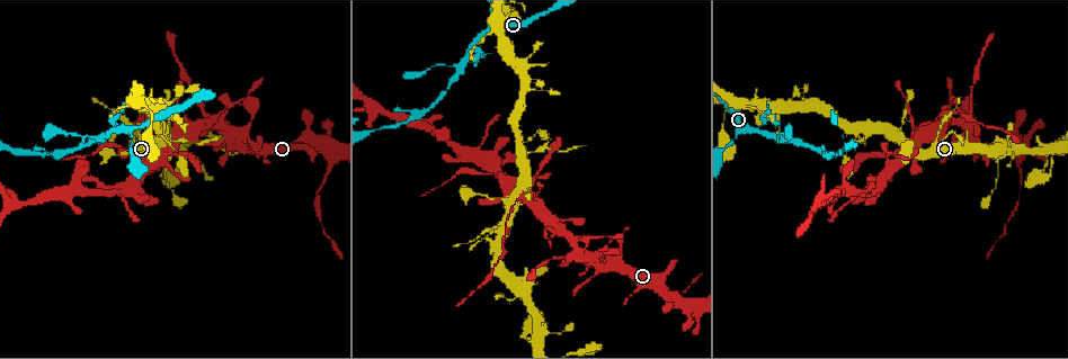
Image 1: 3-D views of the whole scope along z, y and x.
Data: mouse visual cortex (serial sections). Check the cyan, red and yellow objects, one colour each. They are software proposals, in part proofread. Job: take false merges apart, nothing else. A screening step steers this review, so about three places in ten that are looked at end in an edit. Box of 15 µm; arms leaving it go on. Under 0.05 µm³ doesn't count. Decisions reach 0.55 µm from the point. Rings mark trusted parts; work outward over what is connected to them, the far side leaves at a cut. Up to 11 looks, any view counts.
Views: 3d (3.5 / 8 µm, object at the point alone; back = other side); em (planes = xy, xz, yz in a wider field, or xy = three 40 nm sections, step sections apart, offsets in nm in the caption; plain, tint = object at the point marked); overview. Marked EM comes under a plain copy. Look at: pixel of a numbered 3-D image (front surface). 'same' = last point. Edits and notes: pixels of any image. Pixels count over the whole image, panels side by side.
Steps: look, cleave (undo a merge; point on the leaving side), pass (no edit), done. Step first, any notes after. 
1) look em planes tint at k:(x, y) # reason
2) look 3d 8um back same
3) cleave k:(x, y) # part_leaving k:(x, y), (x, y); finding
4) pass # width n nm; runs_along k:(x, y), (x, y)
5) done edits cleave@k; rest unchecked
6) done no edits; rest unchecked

look 3d 3.5um at 1:(972, 123) # thin neck

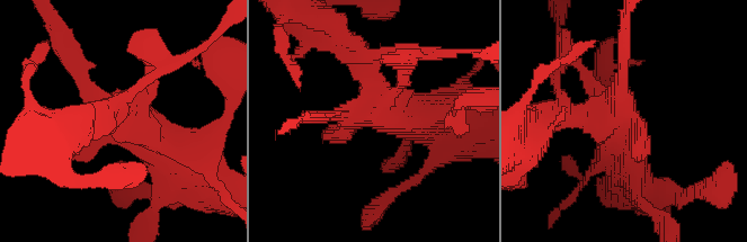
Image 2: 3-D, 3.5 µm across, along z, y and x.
look em xy step 5 tint at 2:(615, 111)

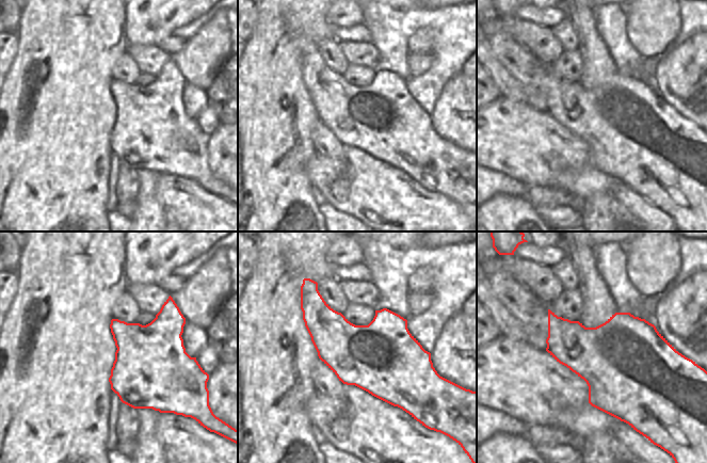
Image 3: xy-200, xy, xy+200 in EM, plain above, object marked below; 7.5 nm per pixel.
pass # runs_along 2:(437, 116), (389, 108), (340, 38); all the same cell

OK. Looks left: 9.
look 3d 3.5um at 1:(754, 133) # a fork

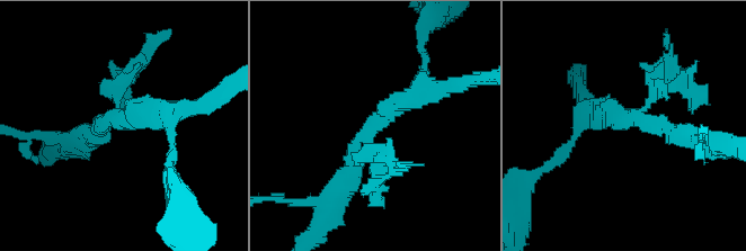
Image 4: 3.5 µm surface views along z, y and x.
look em xy step 3 tint at 4:(116, 117) # shape alone is not enough

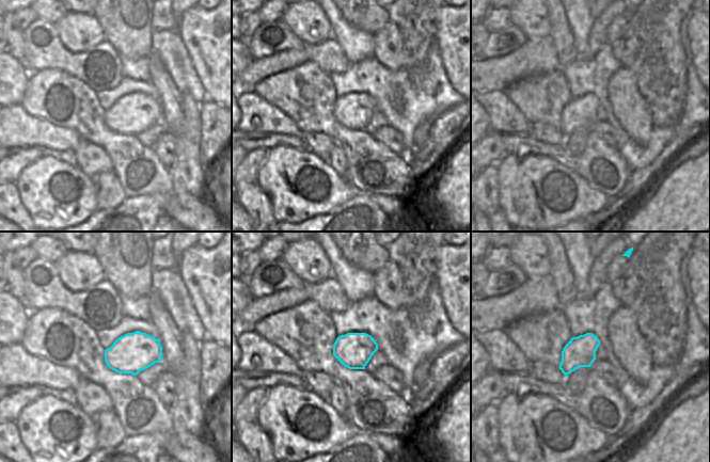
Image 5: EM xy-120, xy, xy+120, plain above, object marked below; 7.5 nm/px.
cleave 4:(381, 149) # part_leaving 4:(370, 144), (373, 196), (383, 208); a second cell is stuck on

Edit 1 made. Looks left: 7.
look 3d 3.5um at 1:(517, 147) # thick turns thin

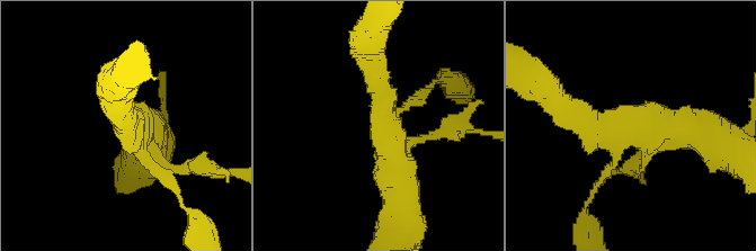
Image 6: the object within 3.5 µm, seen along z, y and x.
look em xy step 5 tint at 6:(626, 127)

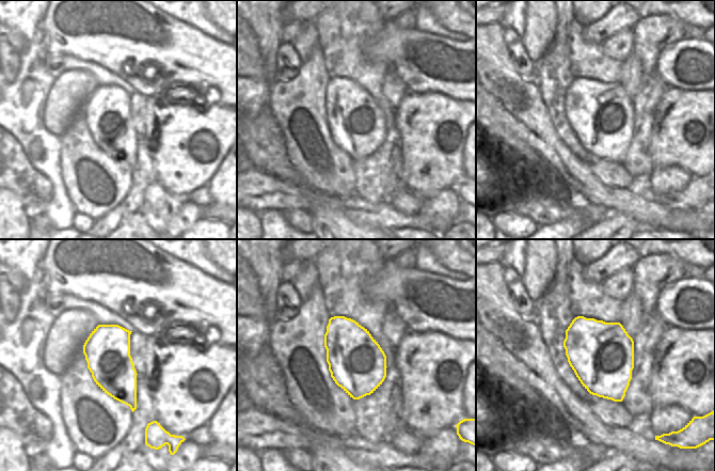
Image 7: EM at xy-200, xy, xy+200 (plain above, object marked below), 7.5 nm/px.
pass # arms 4; runs_along 6:(400, 193), (370, 54); continuous, no second cell

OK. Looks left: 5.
look 3d 3.5um at 1:(516, 200) # thick turns thin

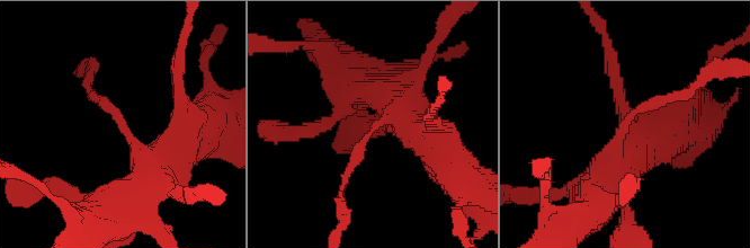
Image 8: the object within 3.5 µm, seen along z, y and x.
look em xy step 3 tint at 8:(123, 127) # arm_widths 150, 500 nm; need the tissue

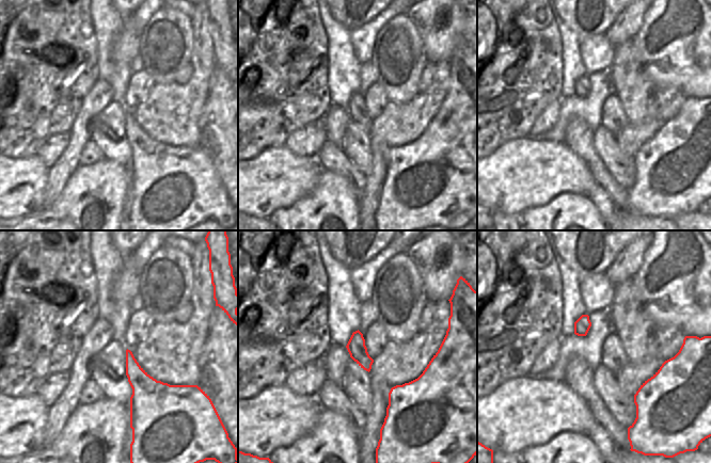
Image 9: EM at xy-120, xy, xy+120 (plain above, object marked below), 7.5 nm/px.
cleave 8:(348, 170) # part_leaving 8:(364, 138), (339, 198), (339, 227); a second cell is stuck on

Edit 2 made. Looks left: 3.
look overview

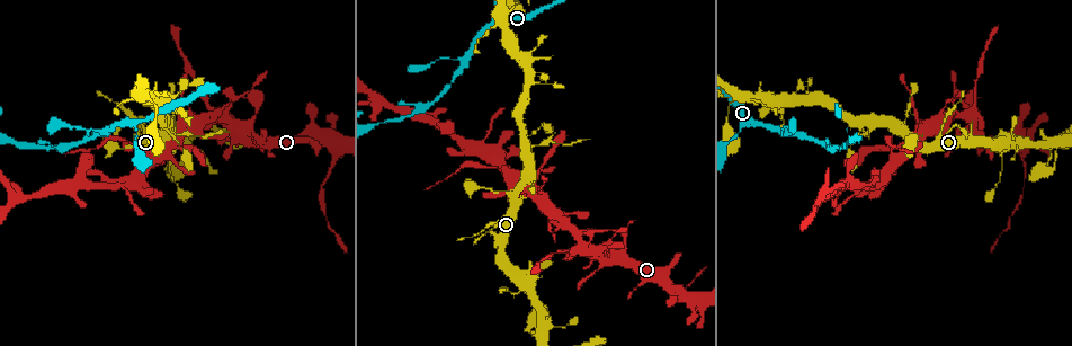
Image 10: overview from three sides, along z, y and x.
look 3d 8um at 10:(891, 148) # narrows sharply

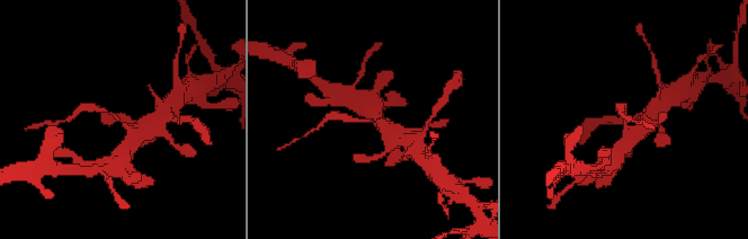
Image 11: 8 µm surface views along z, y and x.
look em xy step 2 tint at 11:(119, 118) # arm_widths 200, 450 nm

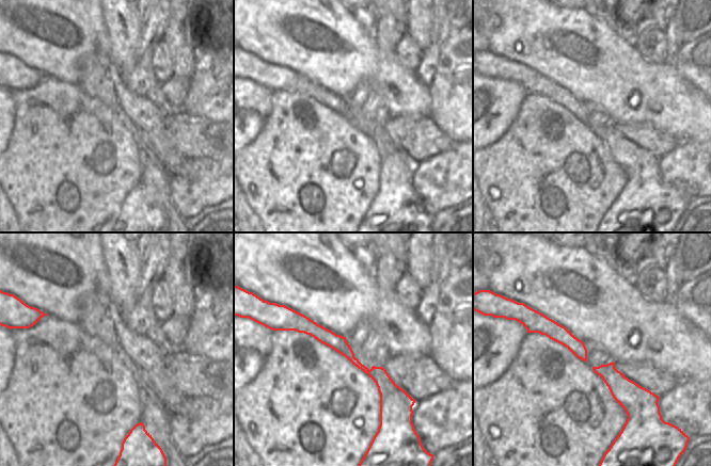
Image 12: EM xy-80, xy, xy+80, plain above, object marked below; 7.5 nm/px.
pass # width 120 nm; runs_along 12:(295, 314), (406, 399); all the same cell

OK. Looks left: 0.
done edits cleave@4, cleave@8; rest unchecked

